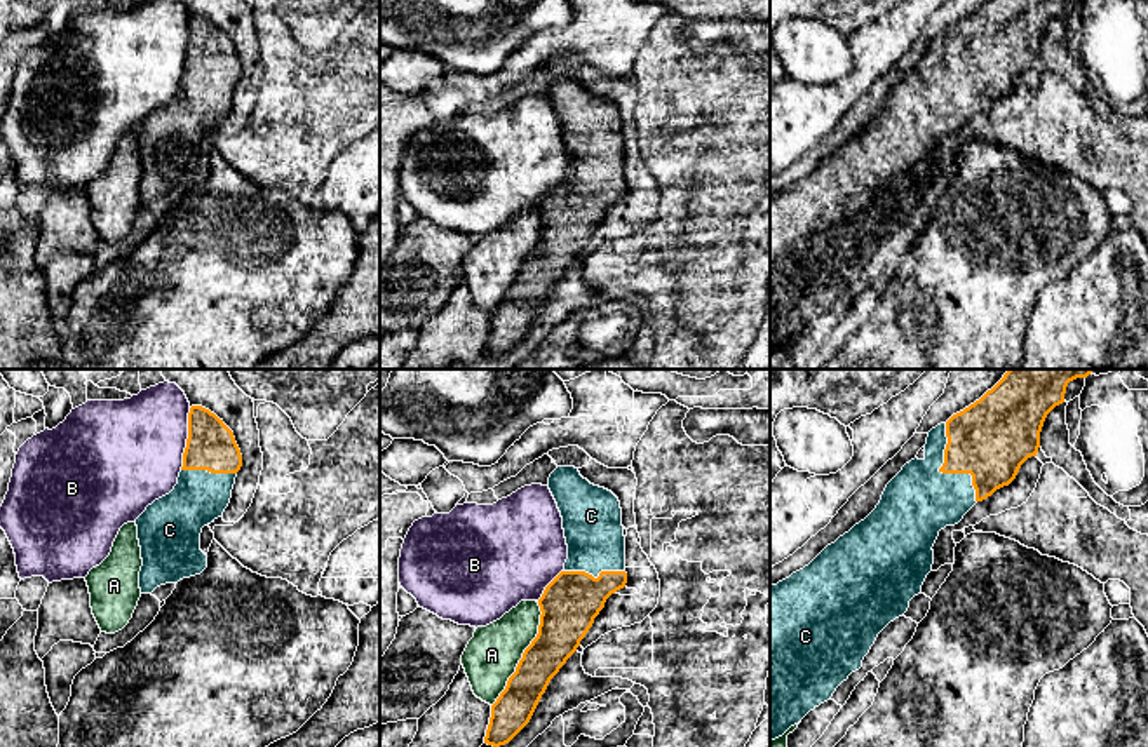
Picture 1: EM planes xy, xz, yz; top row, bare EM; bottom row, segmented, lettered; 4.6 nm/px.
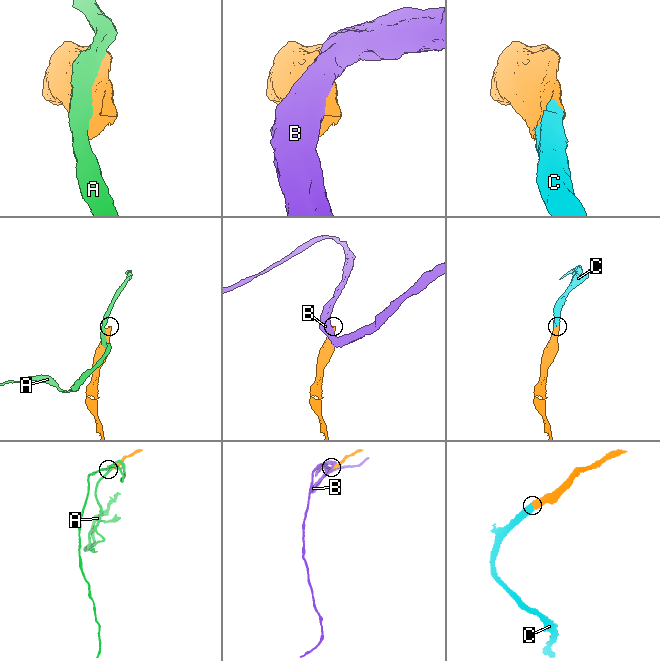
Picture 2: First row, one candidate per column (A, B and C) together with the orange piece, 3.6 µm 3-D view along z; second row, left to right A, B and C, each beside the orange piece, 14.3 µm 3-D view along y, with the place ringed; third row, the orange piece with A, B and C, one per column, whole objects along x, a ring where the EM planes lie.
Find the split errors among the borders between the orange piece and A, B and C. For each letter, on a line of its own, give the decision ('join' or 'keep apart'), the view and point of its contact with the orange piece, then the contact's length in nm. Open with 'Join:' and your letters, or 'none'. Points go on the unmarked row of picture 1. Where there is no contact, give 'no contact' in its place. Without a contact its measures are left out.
Join: C
A: keep apart; meets orange in xz at (523, 265); contact 550 nm long
B: keep apart; meets orange in xy at (187, 49); contact 300 nm long
C: join; meets orange in yz at (946, 82); contact 400 nm long

